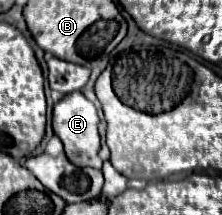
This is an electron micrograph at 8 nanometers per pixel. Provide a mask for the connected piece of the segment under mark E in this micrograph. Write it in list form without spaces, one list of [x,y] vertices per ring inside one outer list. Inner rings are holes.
[[[74,92],[70,96],[64,96],[56,106],[54,106],[54,134],[62,140],[64,152],[70,162],[74,162],[80,168],[102,168],[102,160],[98,156],[100,150],[100,134],[98,134],[98,112],[96,106],[82,94]]]

